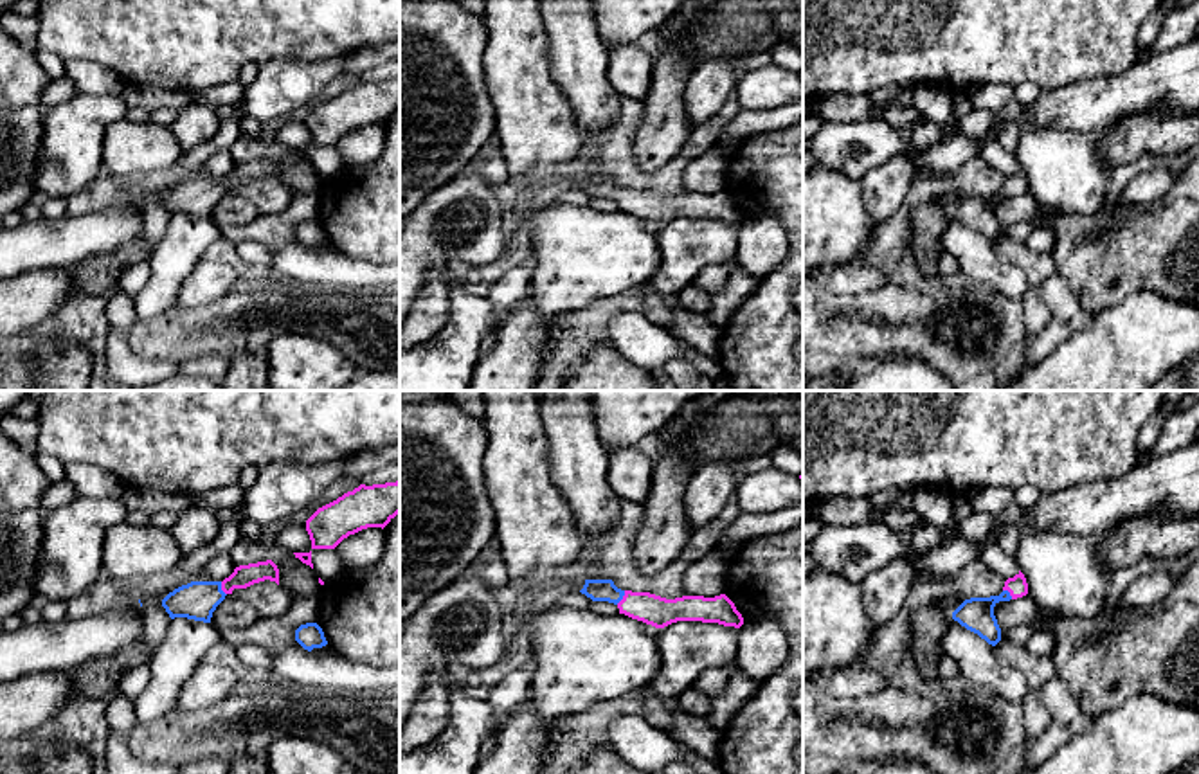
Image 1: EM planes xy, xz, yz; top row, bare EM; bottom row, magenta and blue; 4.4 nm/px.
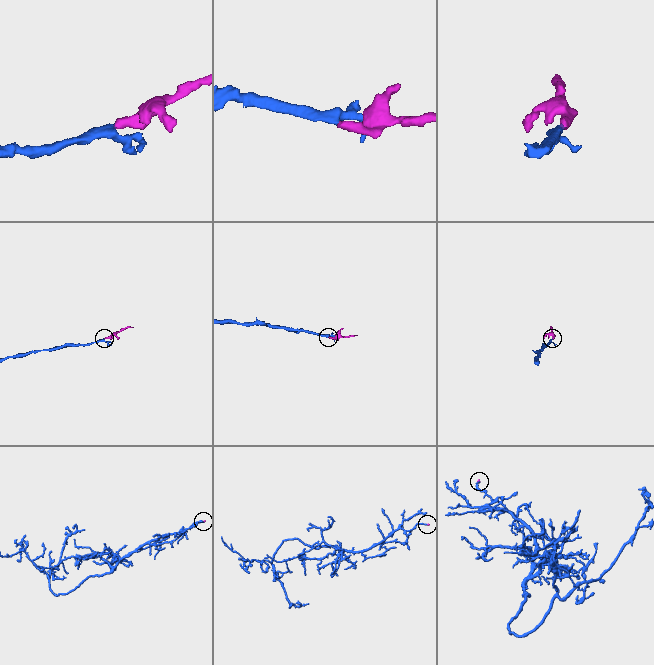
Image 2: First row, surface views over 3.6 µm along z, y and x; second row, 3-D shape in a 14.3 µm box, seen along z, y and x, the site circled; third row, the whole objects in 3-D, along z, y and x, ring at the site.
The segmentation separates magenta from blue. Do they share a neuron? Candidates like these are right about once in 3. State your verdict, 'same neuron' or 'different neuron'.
same neuron

